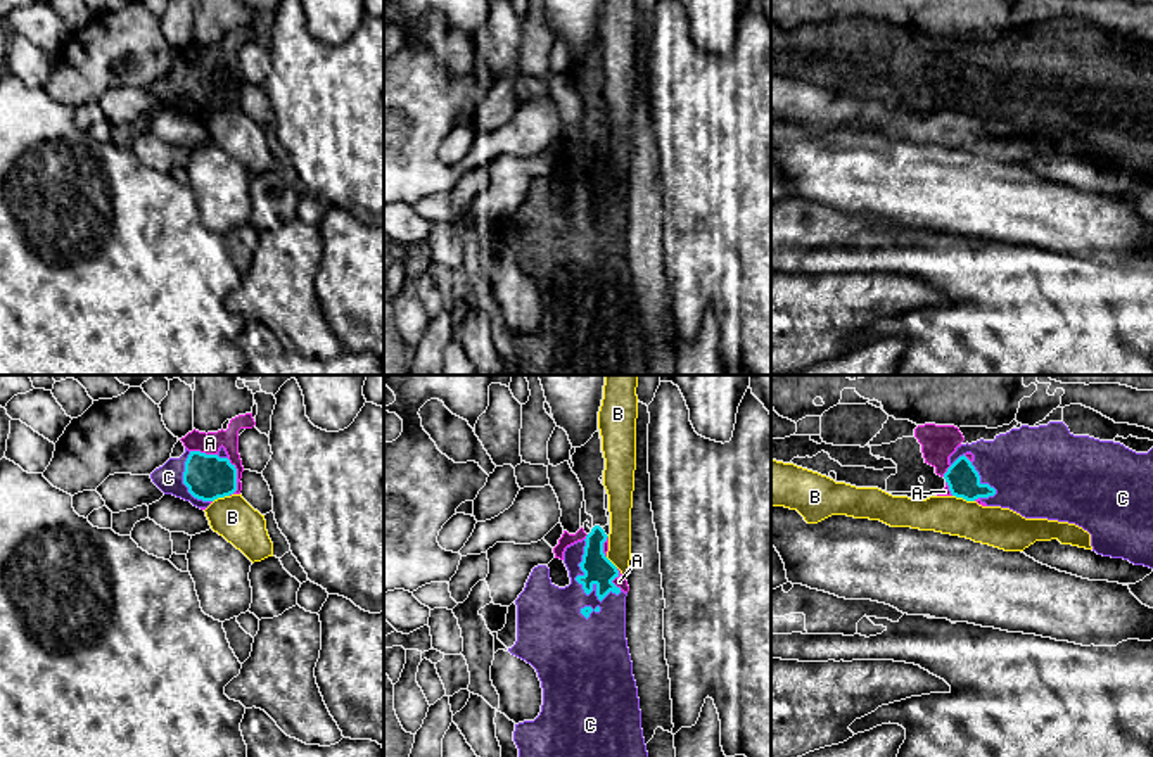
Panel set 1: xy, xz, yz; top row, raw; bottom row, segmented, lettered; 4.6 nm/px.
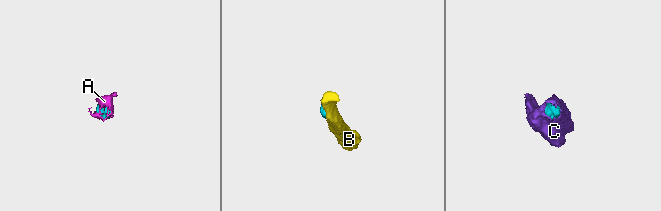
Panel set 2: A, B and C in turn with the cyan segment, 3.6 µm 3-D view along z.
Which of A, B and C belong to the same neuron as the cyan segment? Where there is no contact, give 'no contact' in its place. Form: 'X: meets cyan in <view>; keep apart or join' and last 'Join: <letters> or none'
A: meets cyan in xy; join
B: meets cyan in yz; keep apart
C: meets cyan in xz; join
Join: A, C

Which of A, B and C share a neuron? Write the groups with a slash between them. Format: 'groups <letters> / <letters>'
groups A C / B

